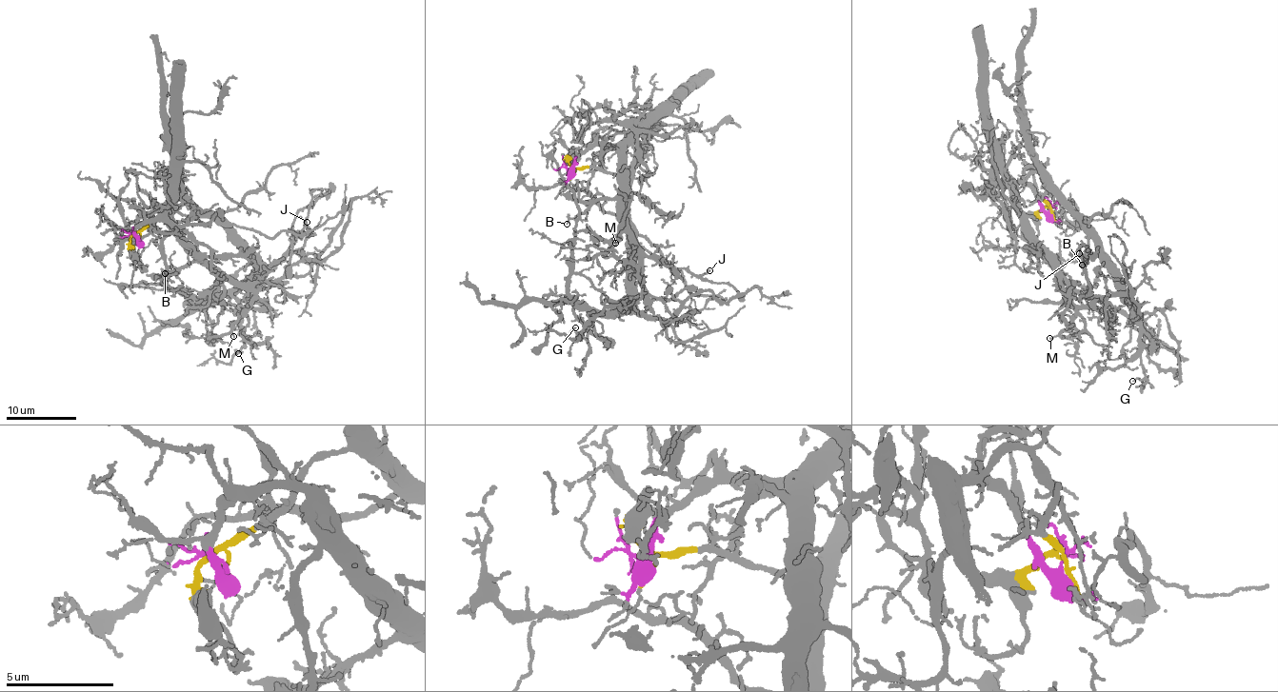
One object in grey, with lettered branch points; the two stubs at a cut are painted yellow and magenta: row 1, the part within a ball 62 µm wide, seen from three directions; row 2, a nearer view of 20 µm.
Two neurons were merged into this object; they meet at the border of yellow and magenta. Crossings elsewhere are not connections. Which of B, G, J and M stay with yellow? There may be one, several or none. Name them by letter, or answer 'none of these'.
G, J

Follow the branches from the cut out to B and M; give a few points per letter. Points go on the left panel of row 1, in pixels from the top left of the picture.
B: (135, 234), (143, 216), (165, 214), (195, 258), (176, 274), (165, 274)
M: (135, 234), (143, 216), (165, 214), (171, 232), (199, 256), (254, 294), (230, 329), (232, 337)

